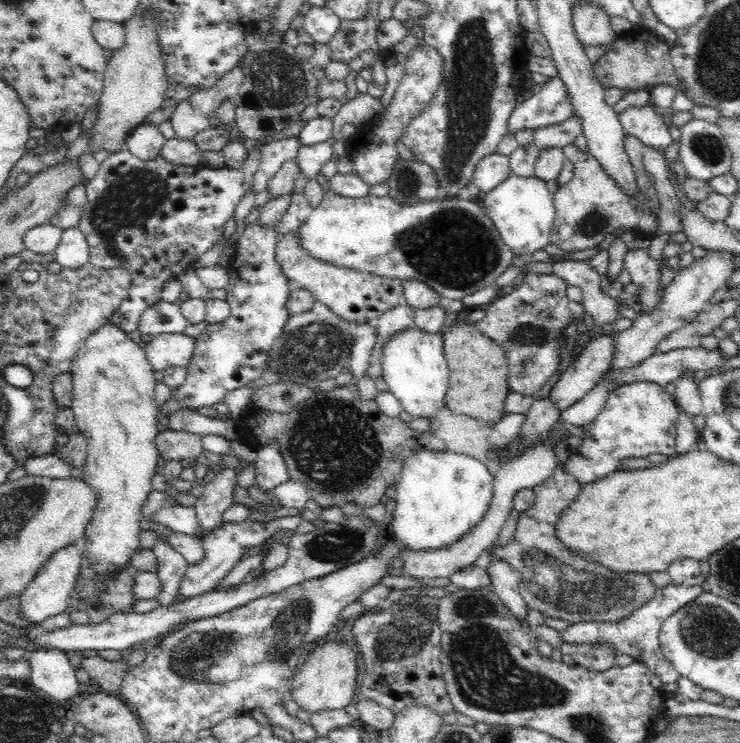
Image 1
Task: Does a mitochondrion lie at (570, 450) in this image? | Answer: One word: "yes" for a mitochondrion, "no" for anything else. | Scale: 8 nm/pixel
no

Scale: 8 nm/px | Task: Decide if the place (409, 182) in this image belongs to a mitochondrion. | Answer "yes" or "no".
yes

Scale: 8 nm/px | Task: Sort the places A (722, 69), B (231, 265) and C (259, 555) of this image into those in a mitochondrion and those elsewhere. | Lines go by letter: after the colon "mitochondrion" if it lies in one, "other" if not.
A: mitochondrion
B: other
C: other

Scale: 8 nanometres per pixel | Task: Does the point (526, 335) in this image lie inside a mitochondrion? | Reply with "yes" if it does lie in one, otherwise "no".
yes

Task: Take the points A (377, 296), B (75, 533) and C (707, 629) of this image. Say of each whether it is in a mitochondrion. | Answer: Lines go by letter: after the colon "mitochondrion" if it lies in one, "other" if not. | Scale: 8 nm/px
A: other
B: other
C: mitochondrion

